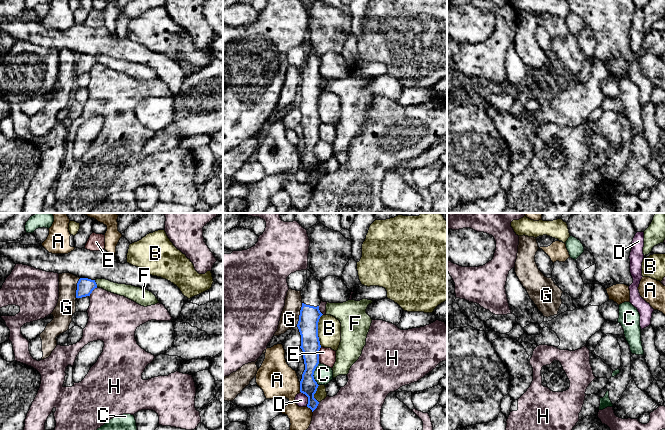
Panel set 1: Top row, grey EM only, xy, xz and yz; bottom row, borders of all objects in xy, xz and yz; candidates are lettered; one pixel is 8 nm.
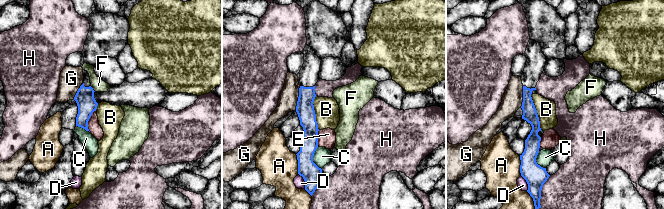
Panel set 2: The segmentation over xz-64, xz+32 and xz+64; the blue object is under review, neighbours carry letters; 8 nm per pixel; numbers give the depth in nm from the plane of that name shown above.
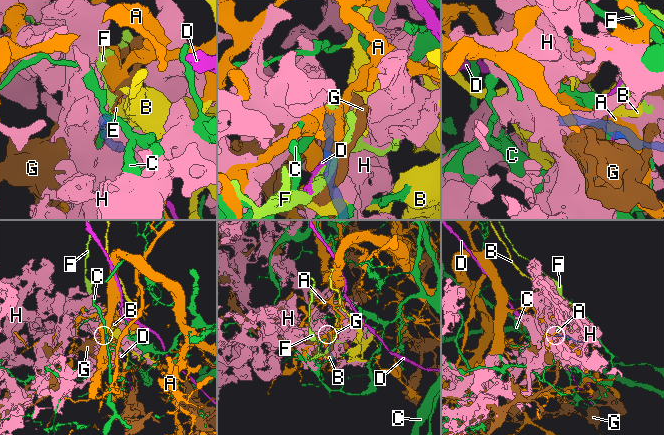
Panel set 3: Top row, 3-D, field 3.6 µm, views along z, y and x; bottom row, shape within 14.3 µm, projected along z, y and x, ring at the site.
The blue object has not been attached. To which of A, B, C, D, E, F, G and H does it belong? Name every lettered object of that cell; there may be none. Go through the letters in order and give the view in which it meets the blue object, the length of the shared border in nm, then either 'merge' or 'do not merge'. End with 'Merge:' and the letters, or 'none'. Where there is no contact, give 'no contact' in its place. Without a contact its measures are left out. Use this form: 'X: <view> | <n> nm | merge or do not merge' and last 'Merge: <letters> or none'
A: xz | 80 nm | do not merge
B: xz | 260 nm | do not merge
C: xz | 180 nm | do not merge
D: xz | 140 nm | do not merge
E: xz | 130 nm | do not merge
F: xy | 60 nm | do not merge
G: xz | 190 nm | do not merge
H: xy | 100 nm | do not merge
Merge: none

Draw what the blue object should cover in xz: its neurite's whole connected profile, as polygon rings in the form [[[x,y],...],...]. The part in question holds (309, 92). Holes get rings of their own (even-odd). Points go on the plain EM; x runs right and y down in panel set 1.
[[[307,46],[307,58],[301,67],[302,83],[297,103],[301,111],[301,122],[305,146],[300,157],[300,168],[308,173],[307,183],[312,188],[319,178],[314,174],[318,160],[314,155],[314,147],[319,140],[319,126],[321,124],[318,113],[318,98],[323,91],[319,86],[321,74],[319,72],[320,57]]]

